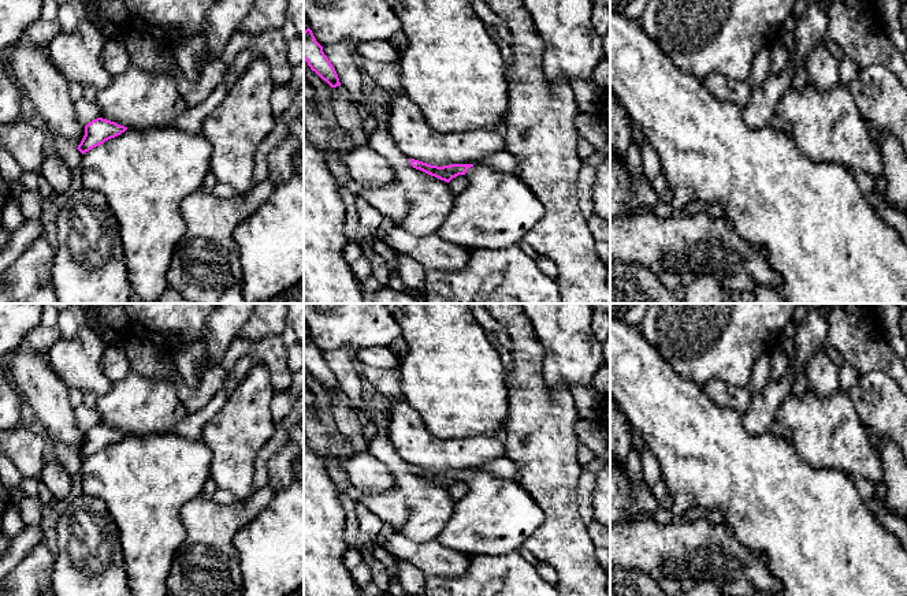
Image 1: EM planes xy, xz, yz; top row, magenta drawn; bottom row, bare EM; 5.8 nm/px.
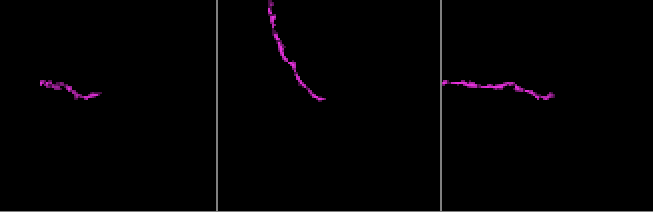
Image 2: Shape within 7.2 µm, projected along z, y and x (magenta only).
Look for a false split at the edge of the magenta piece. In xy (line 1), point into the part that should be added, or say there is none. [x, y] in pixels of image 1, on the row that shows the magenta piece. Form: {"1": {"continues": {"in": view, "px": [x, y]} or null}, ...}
{"1": {"continues": null}}

